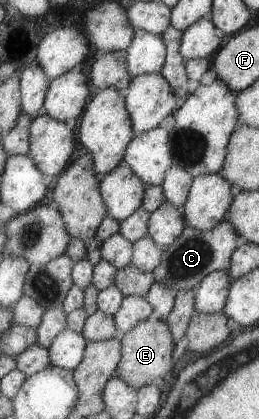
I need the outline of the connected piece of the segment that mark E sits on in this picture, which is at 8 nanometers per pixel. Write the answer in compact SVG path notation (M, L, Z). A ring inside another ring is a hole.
M152 318L142 321L126 334L122 335L122 358L117 368L117 377L125 383L133 386L133 389L140 390L145 386L155 383L155 379L161 381L167 373L172 372L177 360L173 359L175 339L171 327L167 321Z

